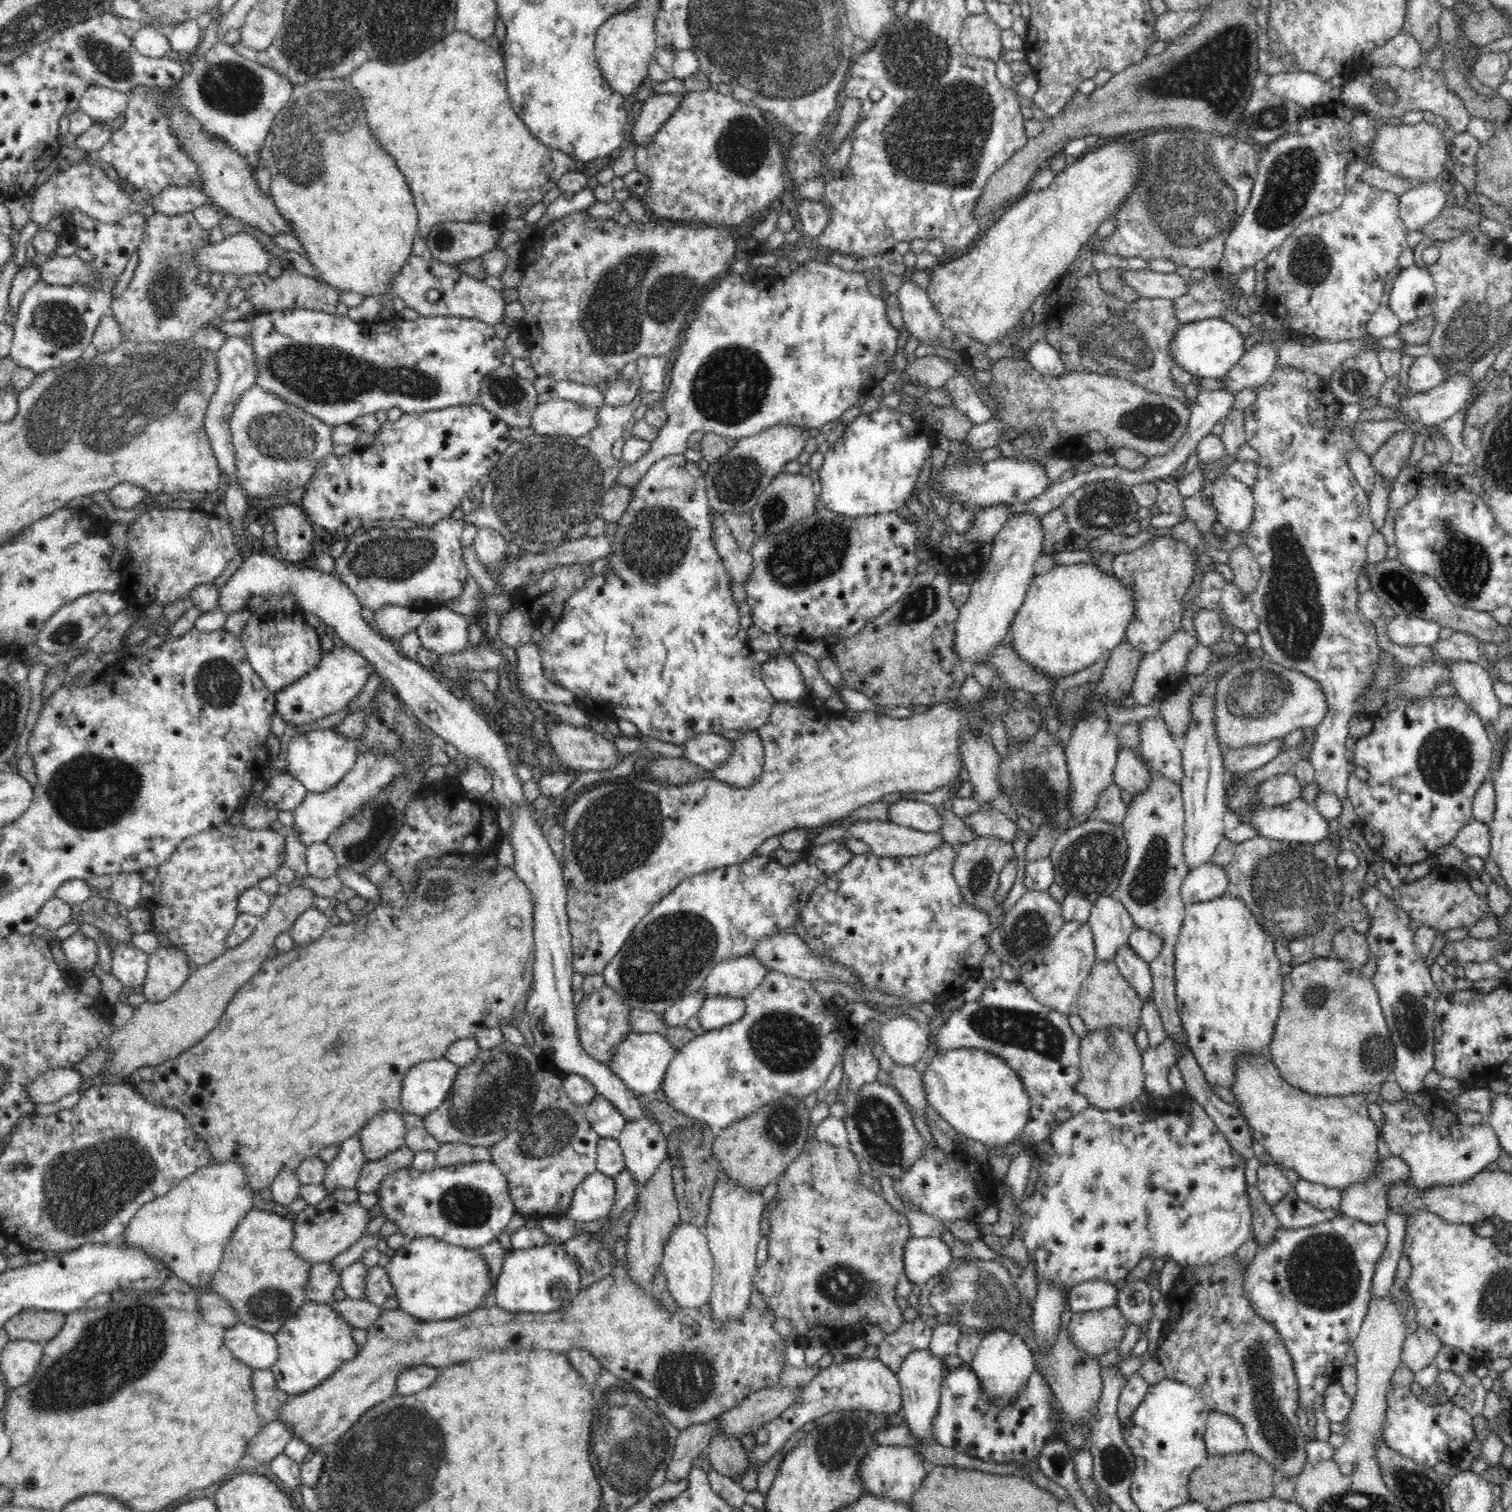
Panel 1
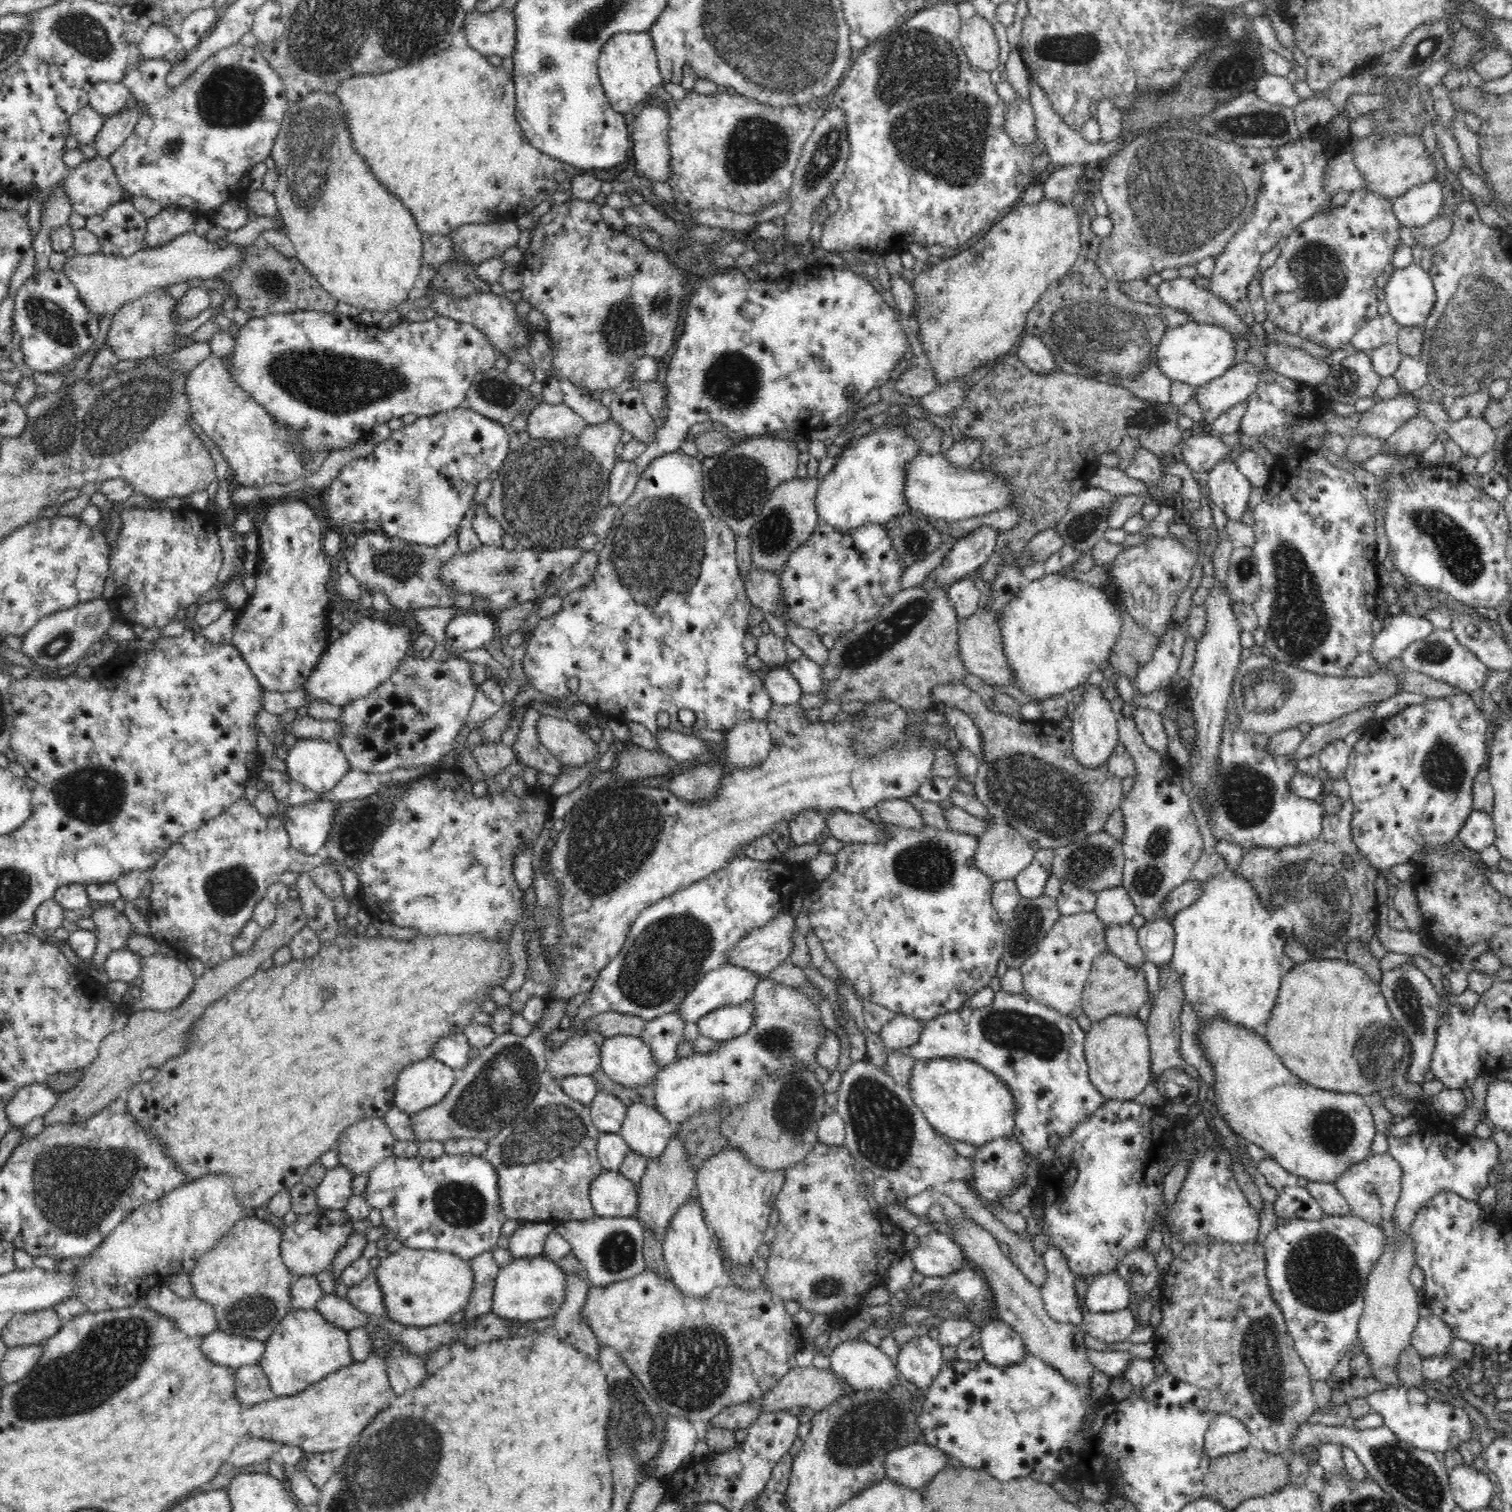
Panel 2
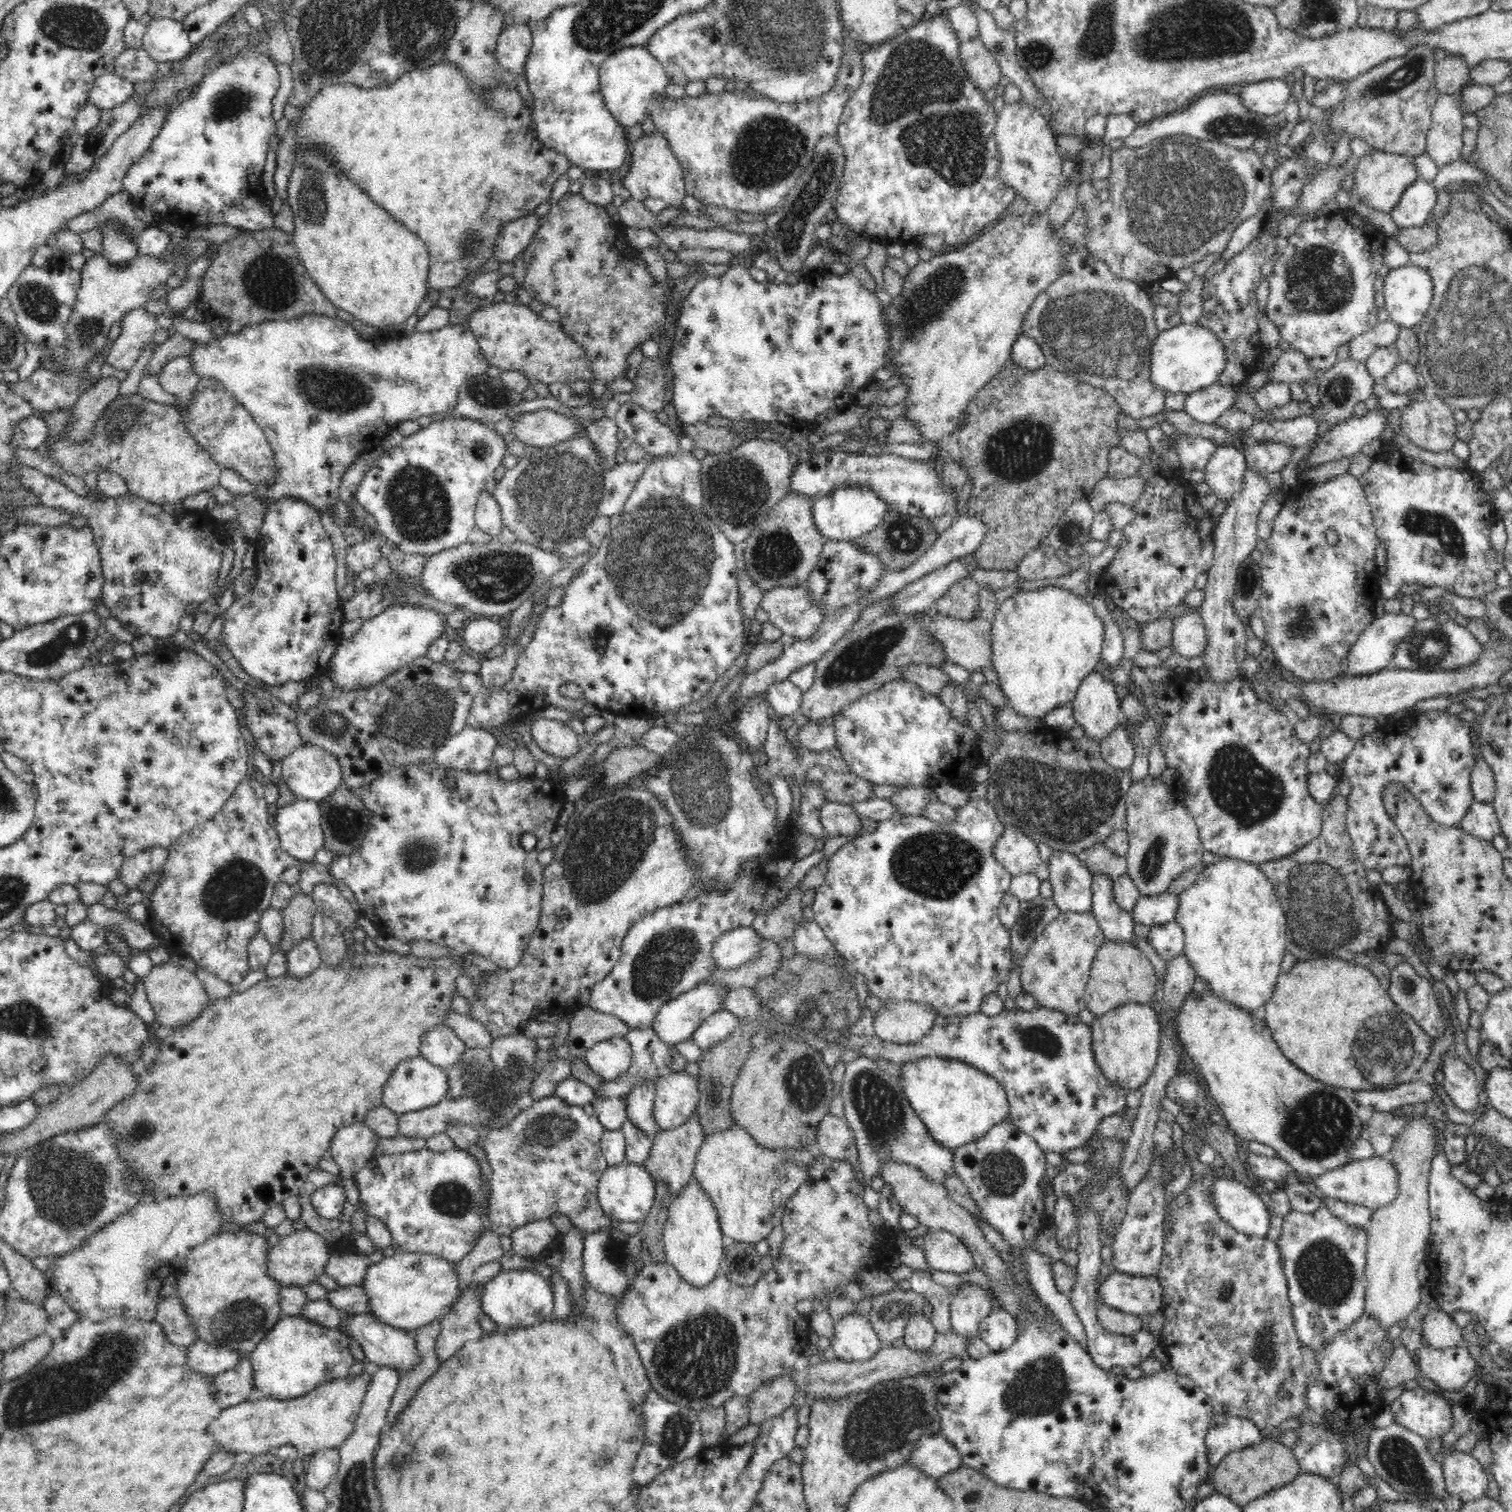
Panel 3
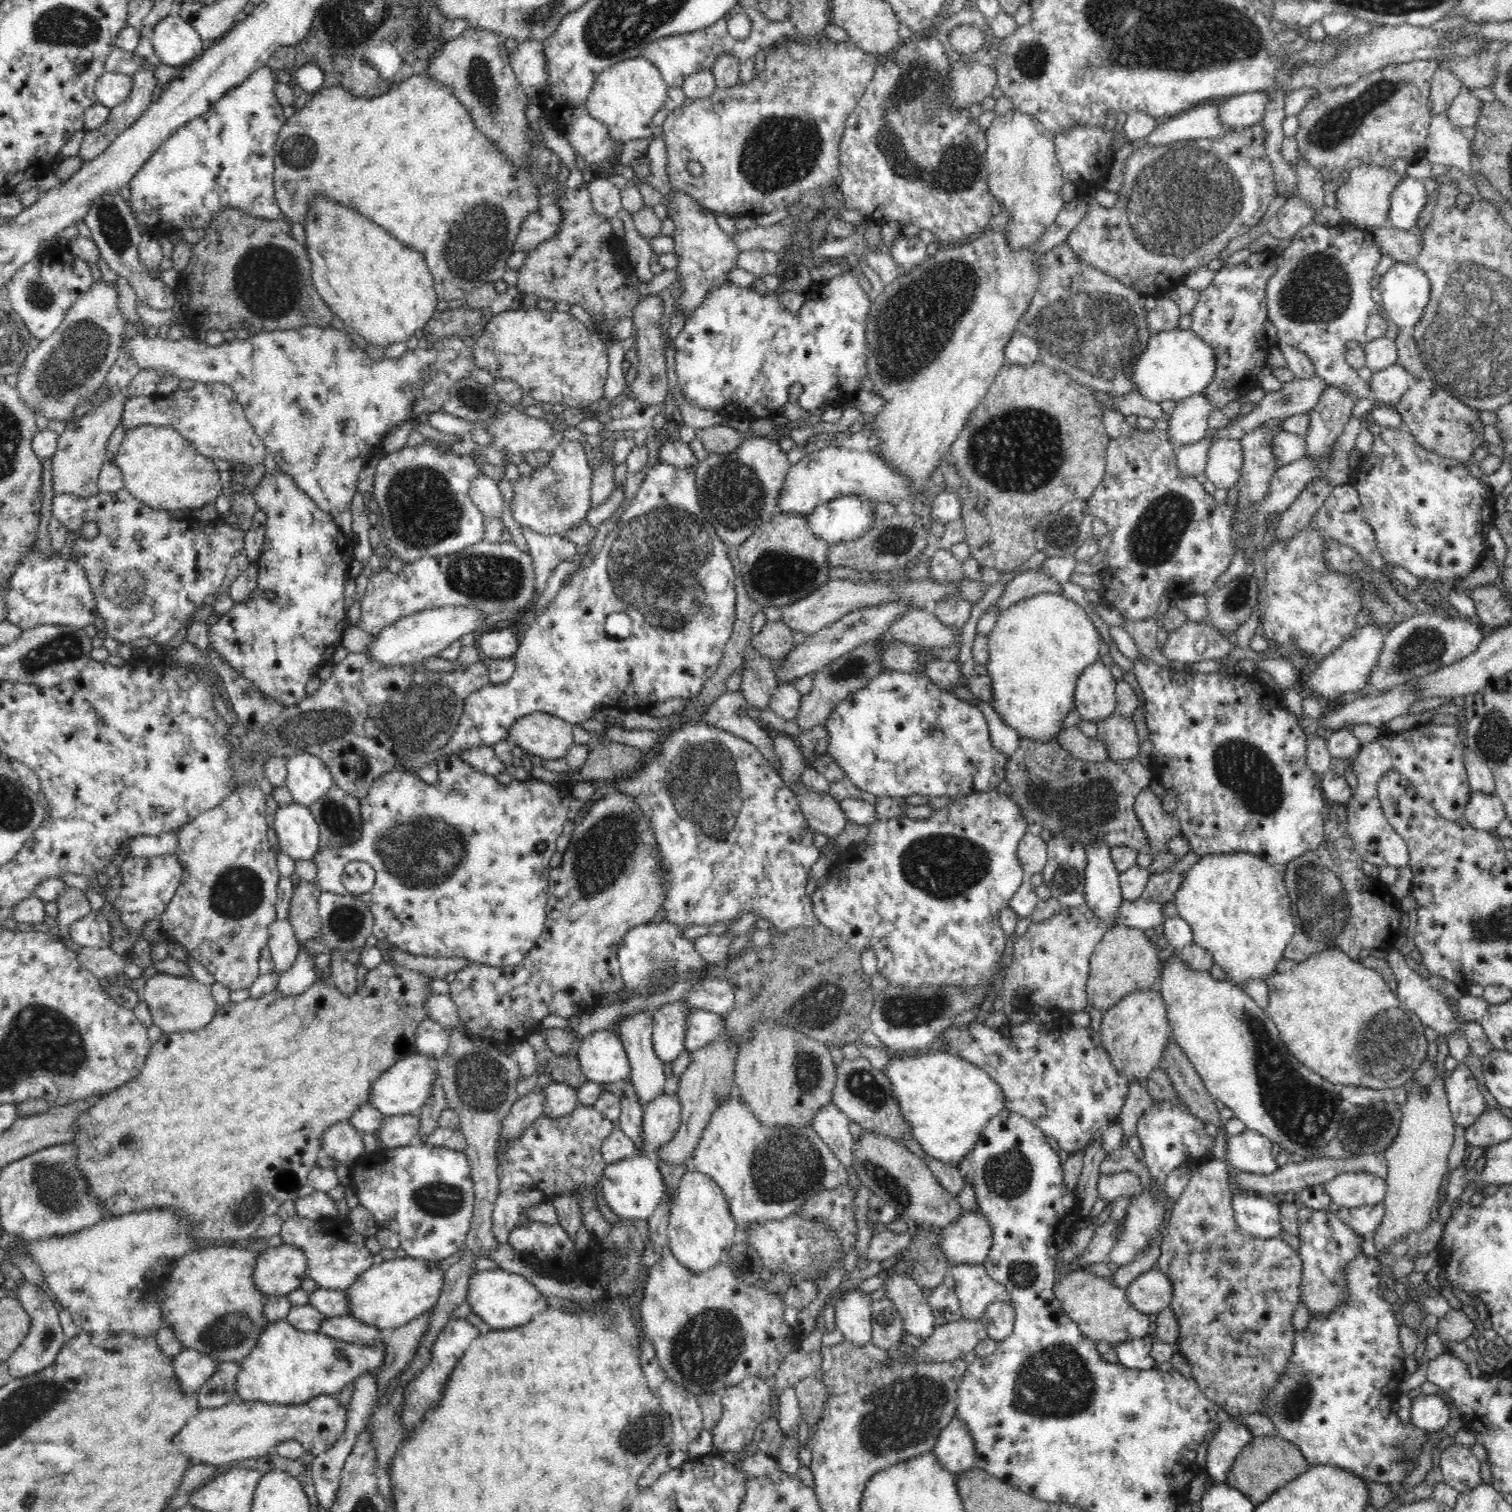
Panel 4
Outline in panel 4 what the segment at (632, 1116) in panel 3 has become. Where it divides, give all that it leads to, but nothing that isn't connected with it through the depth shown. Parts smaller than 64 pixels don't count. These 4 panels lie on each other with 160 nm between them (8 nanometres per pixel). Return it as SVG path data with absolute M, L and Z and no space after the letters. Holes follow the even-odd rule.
M640 1011L632 1016L624 1017L616 1027L616 1032L625 1046L631 1064L630 1081L640 1104L644 1107L648 1102L652 1102L654 1098L663 1094L664 1082L666 1082L664 1063L656 1055L653 1047L653 1012Z

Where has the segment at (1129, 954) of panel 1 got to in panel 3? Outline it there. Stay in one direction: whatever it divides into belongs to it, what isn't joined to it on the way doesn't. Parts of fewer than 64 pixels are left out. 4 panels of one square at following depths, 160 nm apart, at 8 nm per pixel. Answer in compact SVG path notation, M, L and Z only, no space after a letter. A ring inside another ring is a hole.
M1105 874L1093 876L1091 911L1098 919L1105 940L1136 944L1134 941L1134 919L1115 901L1112 883L1113 880Z

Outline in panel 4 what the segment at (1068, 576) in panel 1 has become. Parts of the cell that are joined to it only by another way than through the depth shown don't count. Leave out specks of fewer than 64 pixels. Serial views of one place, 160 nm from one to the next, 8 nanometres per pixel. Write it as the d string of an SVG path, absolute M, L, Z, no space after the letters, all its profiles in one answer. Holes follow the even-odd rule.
M1041 592L1011 604L999 614L992 632L987 636L989 660L986 666L987 676L992 680L993 708L1020 738L1026 736L1035 742L1057 740L1063 721L1075 707L1077 681L1088 666L1099 660L1104 652L1103 644L1100 631L1090 616L1062 592Z

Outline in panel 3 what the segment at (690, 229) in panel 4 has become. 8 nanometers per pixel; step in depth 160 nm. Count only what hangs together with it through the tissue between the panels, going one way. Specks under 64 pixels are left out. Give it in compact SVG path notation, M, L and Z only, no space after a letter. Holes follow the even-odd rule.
M656 128L653 133L643 133L633 142L630 176L624 178L624 189L631 193L631 199L644 201L648 198L664 200L667 206L686 210L683 199L688 196L685 190L682 165L670 149L666 137Z

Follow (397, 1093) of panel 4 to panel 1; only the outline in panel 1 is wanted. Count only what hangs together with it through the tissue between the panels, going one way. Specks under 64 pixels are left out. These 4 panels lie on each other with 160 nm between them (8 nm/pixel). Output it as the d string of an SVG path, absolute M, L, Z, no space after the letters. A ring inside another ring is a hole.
M445 1056L415 1064L404 1076L401 1109L419 1117L434 1112L450 1095L458 1070Z

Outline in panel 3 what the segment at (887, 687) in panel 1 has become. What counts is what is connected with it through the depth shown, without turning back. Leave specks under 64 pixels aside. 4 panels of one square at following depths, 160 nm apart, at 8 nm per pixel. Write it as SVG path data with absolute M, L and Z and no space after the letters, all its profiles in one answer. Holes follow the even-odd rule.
M887 612L875 619L872 624L860 629L854 628L840 637L840 640L837 640L836 644L825 652L820 660L816 661L815 682L808 691L803 692L801 713L814 721L834 718L852 702L856 702L869 692L876 691L884 684L904 679L903 671L908 664L925 664L942 669L944 662L947 661L946 653L942 651L942 647L936 641L932 641L930 635L926 635L926 631L922 627L925 612L908 613L907 615L894 615L894 613Z

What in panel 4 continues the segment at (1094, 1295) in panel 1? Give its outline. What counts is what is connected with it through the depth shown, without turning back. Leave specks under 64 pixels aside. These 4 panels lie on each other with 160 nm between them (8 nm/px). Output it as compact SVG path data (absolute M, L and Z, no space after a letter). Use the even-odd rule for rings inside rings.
M1157 1267L1147 1270L1125 1288L1128 1302L1138 1312L1156 1315L1174 1300L1174 1286Z

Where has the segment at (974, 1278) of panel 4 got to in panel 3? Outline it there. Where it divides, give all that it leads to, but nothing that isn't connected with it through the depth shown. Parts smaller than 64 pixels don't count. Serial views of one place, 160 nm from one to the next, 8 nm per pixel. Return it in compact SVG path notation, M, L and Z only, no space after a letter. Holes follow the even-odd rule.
M966 1283L960 1285L958 1294L951 1298L951 1330L960 1336L974 1337L976 1336L980 1322L984 1320L992 1312L992 1293L990 1290L983 1290L974 1283Z

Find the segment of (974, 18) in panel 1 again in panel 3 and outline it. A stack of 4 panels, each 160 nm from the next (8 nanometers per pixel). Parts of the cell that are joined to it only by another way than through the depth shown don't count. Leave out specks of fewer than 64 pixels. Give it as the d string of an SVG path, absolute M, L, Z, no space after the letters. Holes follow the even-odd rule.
M979 34L959 44L959 55L968 77L974 80L978 89L985 92L991 87L996 87L1002 76L1002 69Z

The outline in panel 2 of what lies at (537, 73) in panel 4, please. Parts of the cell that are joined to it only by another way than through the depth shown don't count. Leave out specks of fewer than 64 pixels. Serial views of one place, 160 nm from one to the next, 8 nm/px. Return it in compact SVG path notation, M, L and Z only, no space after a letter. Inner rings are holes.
M503 5L484 13L474 8L465 13L463 25L461 26L462 41L476 49L482 56L488 57L492 54L500 58L512 57L513 48L516 46L516 23L514 15Z

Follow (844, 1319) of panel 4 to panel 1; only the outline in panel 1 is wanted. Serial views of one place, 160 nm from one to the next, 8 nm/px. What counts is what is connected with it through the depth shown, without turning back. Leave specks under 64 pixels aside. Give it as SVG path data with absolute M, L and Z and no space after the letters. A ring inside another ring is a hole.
M861 1356L846 1357L844 1362L839 1365L833 1362L829 1367L822 1369L808 1384L803 1386L801 1395L795 1400L795 1403L787 1408L778 1418L774 1418L772 1422L768 1422L760 1431L756 1432L755 1447L751 1453L748 1452L748 1468L744 1470L744 1474L749 1470L749 1467L754 1466L754 1462L764 1466L766 1462L777 1452L780 1452L786 1441L794 1432L803 1428L806 1422L814 1422L821 1416L836 1412L836 1410L867 1410L873 1412L878 1416L894 1416L900 1410L901 1401L901 1388L897 1377L885 1364L880 1360L875 1359L862 1359Z

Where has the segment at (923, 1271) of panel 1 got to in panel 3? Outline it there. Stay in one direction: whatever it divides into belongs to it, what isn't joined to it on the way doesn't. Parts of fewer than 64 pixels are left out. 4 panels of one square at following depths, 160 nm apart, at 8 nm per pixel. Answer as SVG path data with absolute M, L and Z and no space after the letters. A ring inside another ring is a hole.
M932 1231L923 1237L923 1252L929 1268L942 1272L970 1272L974 1267L972 1253L954 1234Z

